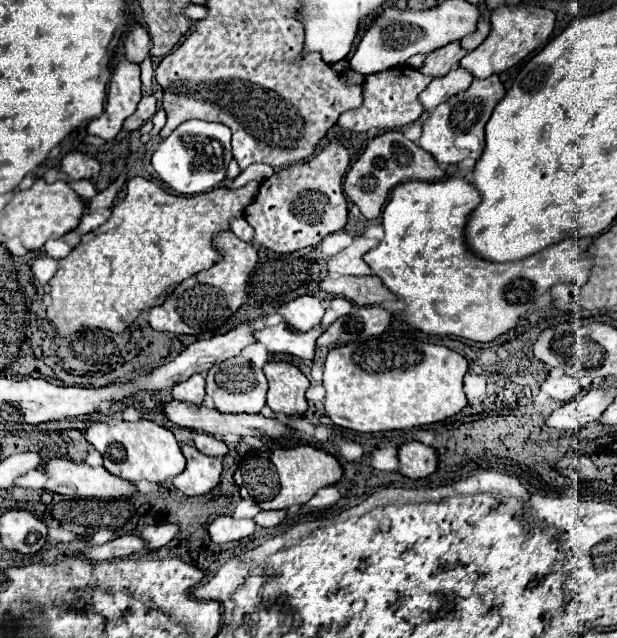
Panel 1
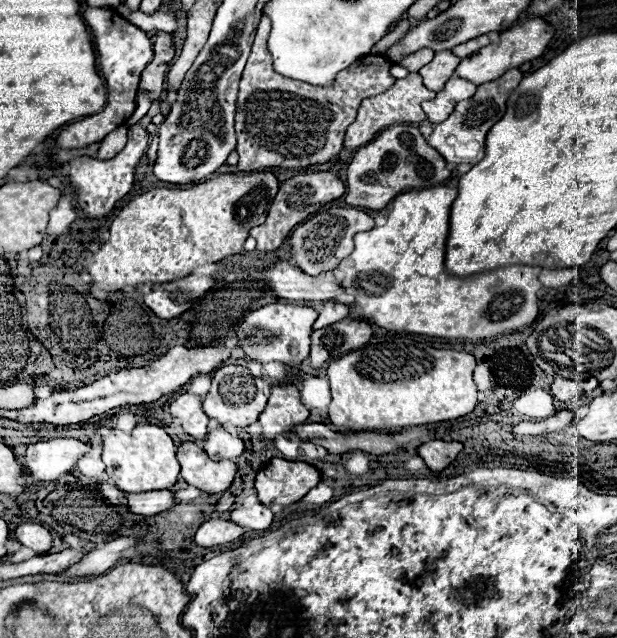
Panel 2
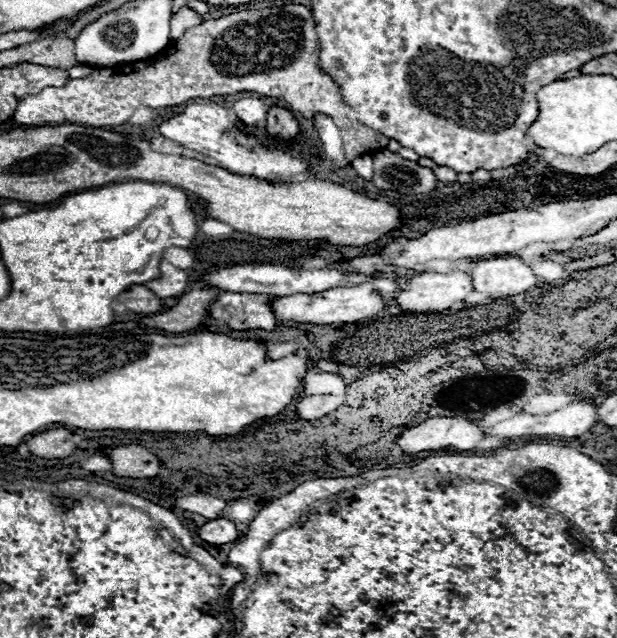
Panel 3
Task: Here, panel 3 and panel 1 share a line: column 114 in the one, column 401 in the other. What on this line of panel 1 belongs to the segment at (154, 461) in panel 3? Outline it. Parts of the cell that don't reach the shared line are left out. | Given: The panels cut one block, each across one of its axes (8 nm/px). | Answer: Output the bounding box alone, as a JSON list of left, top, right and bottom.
[398,442,438,478]

